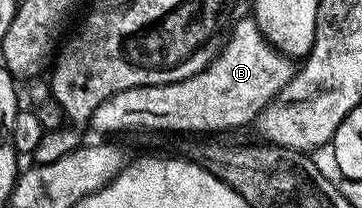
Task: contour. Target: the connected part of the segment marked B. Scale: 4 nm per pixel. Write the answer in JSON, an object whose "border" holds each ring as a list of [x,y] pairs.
{"border":[[[241,18],[234,23],[228,33],[221,52],[202,72],[179,82],[159,86],[139,86],[107,98],[107,102],[103,102],[103,106],[95,110],[91,128],[97,132],[129,132],[132,128],[158,128],[161,132],[209,134],[205,132],[229,132],[232,128],[243,127],[244,124],[252,125],[264,108],[284,88],[289,87],[289,81],[295,76],[293,64],[294,61],[290,57],[281,55],[269,43],[265,33],[258,30],[256,20]]]}

